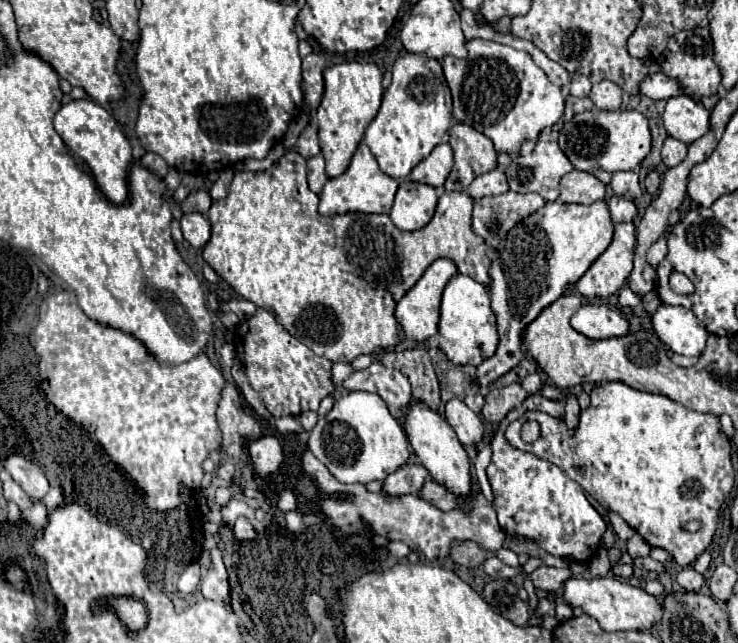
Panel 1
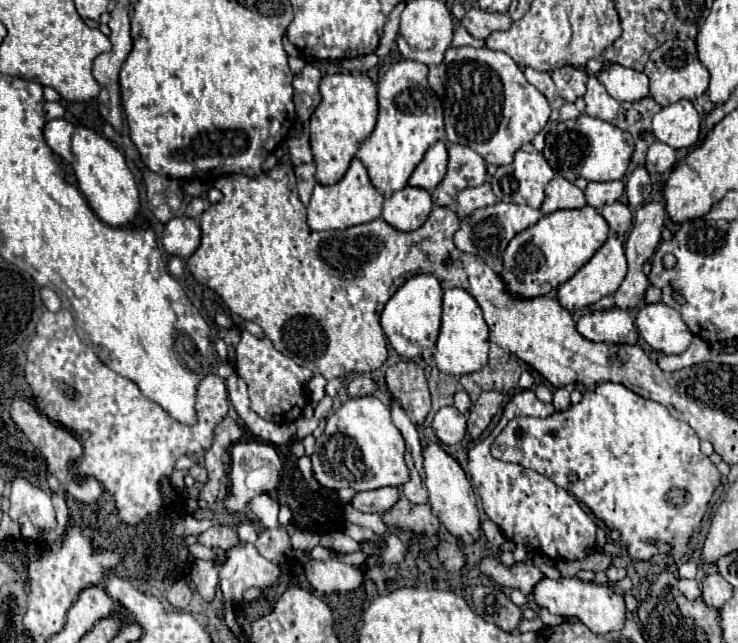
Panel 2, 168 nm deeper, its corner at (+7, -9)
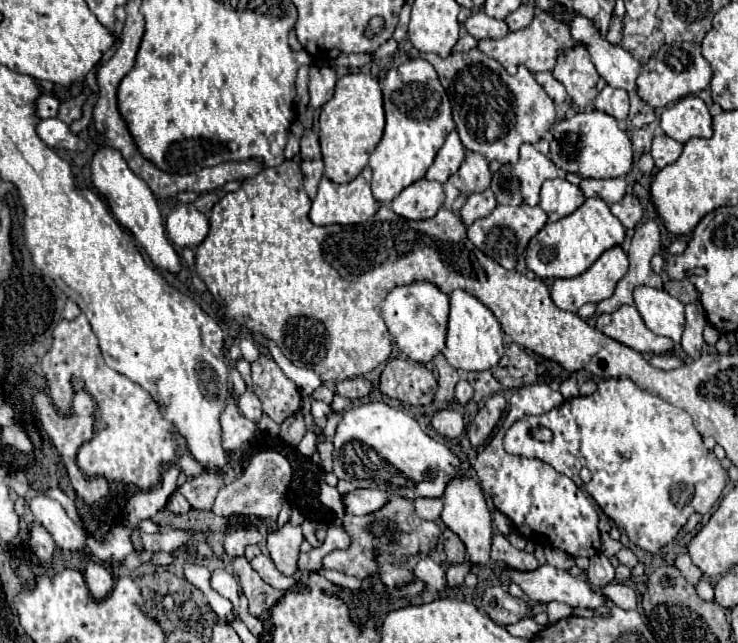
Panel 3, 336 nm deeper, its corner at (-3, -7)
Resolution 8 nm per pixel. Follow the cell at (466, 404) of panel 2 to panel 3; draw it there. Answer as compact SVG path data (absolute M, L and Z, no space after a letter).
M460 379L460 381L456 383L456 399L458 399L462 405L466 405L466 403L472 399L472 387L470 387L468 381Z

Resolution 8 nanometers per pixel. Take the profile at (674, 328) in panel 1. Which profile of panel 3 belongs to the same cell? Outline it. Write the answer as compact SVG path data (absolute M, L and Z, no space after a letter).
M640 285L634 289L634 305L650 331L680 343L684 331L684 305L676 297L660 289Z

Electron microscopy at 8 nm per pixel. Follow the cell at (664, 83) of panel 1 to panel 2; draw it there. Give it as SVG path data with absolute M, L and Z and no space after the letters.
M612 65L608 71L602 71L596 75L600 83L604 83L606 91L616 101L640 101L650 97L650 83L644 73L638 73L634 69L624 69L622 65Z

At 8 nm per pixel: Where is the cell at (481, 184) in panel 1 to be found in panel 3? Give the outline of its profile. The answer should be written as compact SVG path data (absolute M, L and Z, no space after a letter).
M486 189L482 193L472 193L468 197L468 201L464 203L464 207L460 209L460 219L466 227L470 227L476 219L490 215L494 207L496 207L496 197L490 189Z

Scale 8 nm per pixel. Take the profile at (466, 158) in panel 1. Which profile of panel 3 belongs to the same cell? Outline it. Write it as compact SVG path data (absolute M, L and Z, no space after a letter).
M466 151L466 159L456 171L456 175L452 175L444 183L444 191L446 191L444 207L458 213L460 207L466 203L468 195L482 193L484 189L490 187L490 181L492 181L492 173L488 169L486 157L474 151Z

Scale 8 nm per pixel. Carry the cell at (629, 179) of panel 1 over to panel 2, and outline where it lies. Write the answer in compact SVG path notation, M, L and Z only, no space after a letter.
M608 181L608 183L588 183L586 187L586 201L588 205L602 209L604 205L610 205L618 201L624 193L624 183L622 181Z

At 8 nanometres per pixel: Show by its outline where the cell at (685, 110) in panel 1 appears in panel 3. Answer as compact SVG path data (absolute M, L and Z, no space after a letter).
M688 95L676 101L672 107L664 109L662 129L668 137L680 143L686 143L692 137L710 137L712 115L700 97Z

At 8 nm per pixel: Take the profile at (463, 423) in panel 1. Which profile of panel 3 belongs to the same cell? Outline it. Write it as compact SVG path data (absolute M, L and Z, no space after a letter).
M442 409L442 411L436 411L430 419L430 425L442 435L442 437L448 437L448 439L454 439L454 437L460 437L464 433L464 417L454 411L454 409Z

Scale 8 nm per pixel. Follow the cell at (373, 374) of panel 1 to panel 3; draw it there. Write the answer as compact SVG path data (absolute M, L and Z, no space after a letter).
M416 499L414 509L416 509L418 517L422 517L426 521L440 521L442 499Z

